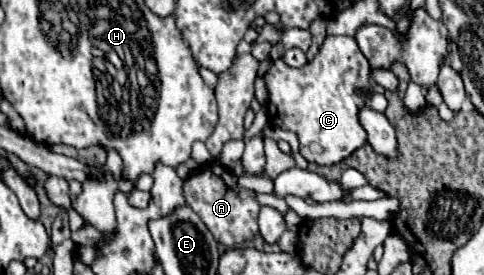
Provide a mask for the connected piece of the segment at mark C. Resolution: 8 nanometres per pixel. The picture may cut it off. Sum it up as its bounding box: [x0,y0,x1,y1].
[265,35,371,164]

